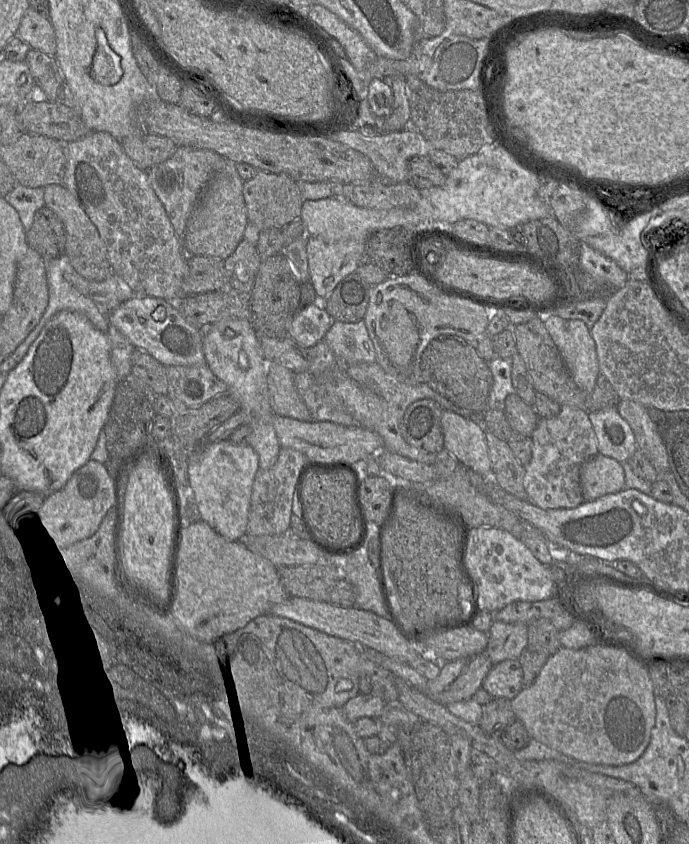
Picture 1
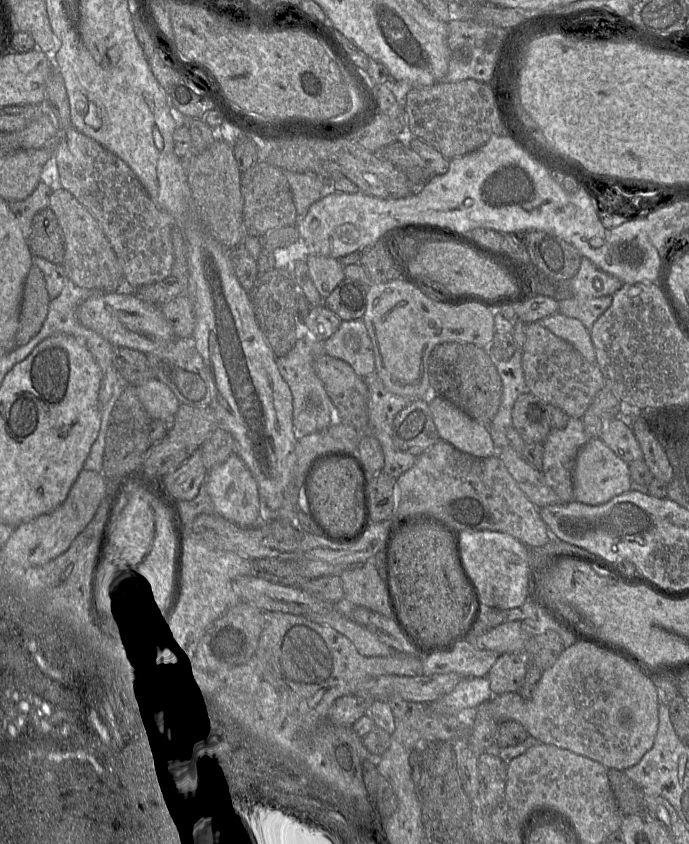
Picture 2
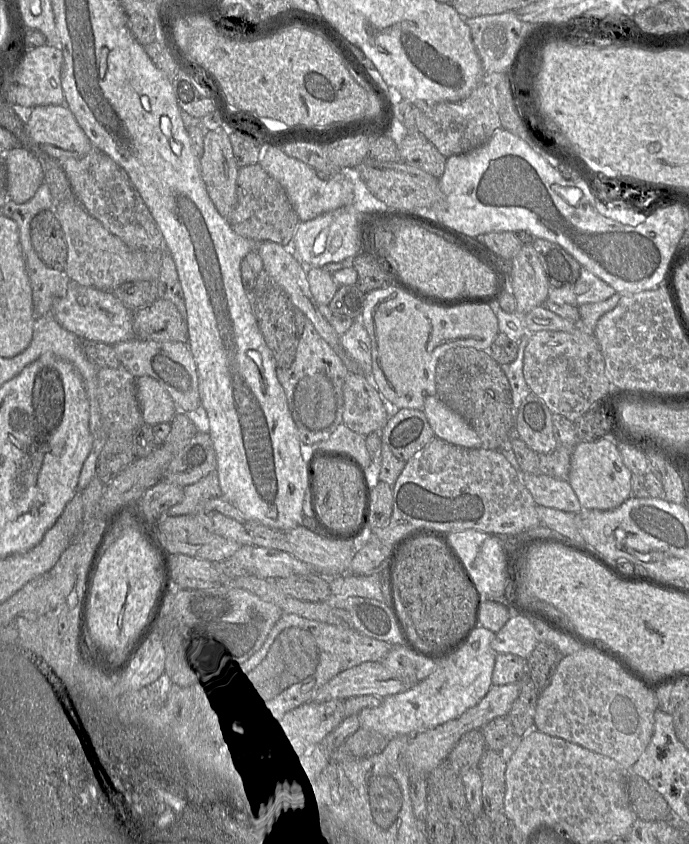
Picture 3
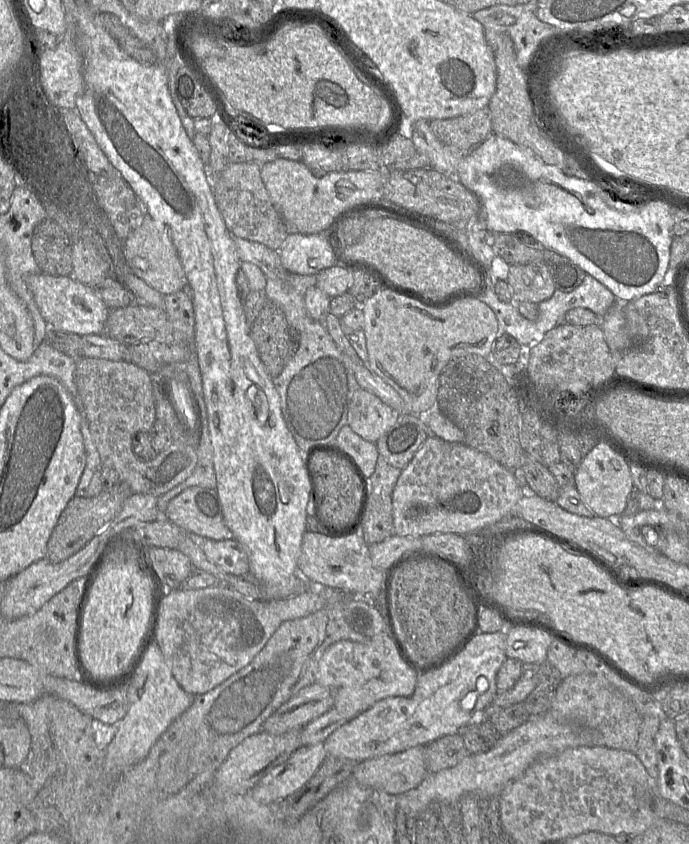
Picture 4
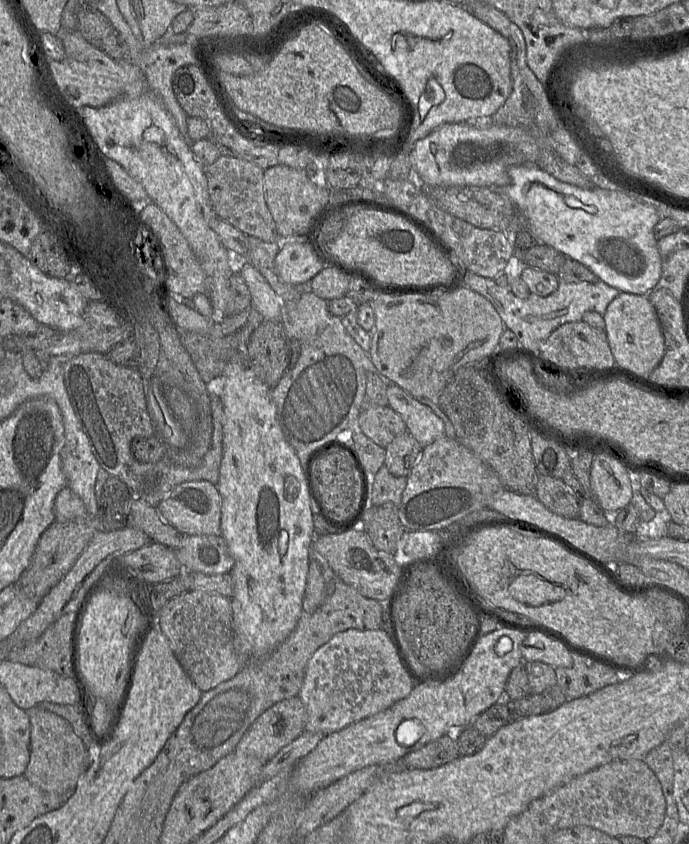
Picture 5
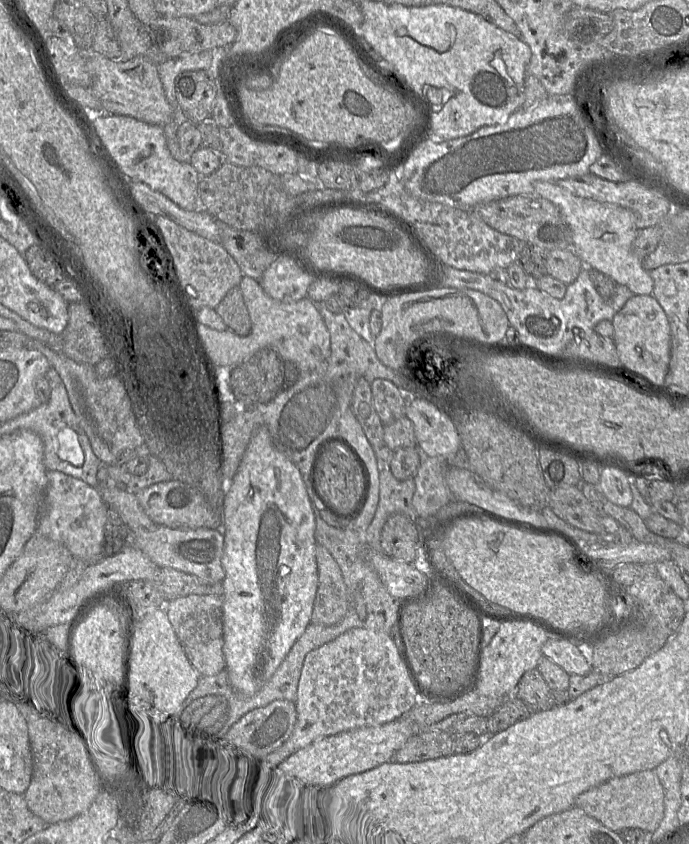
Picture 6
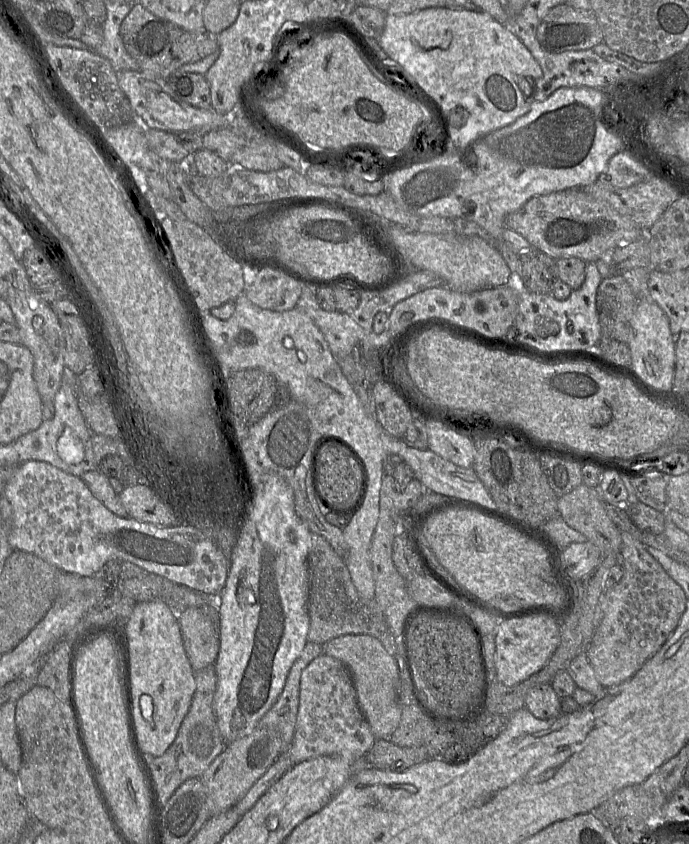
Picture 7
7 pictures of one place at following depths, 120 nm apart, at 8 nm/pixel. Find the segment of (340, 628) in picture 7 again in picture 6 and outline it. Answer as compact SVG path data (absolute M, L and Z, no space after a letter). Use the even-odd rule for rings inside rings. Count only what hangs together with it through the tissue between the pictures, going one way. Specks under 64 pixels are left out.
M316 544L315 557L318 587L310 623L333 625L342 620L349 609L349 592L341 569L330 552Z

